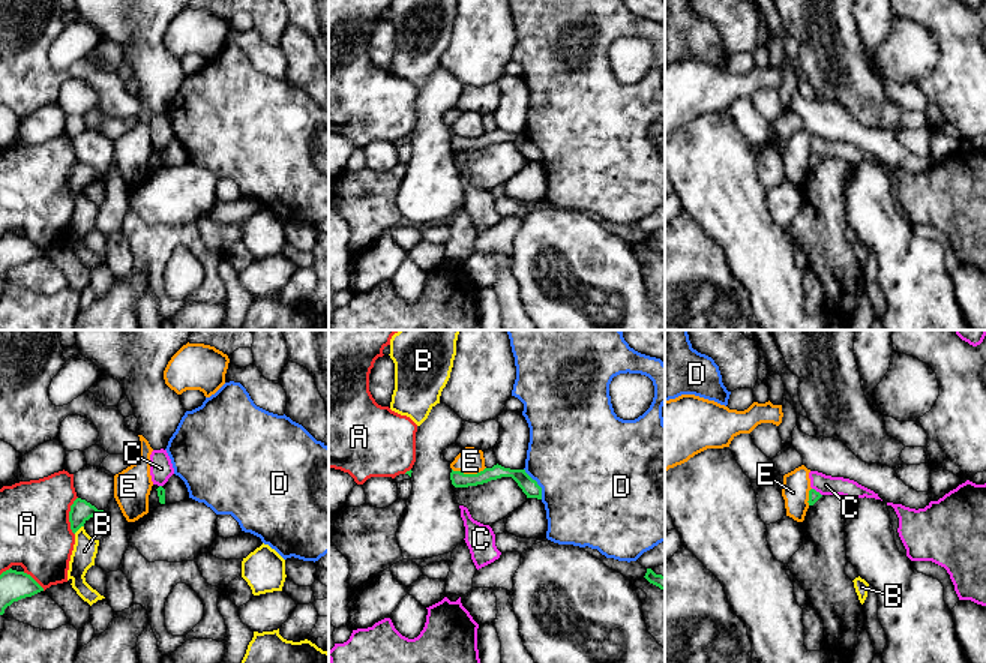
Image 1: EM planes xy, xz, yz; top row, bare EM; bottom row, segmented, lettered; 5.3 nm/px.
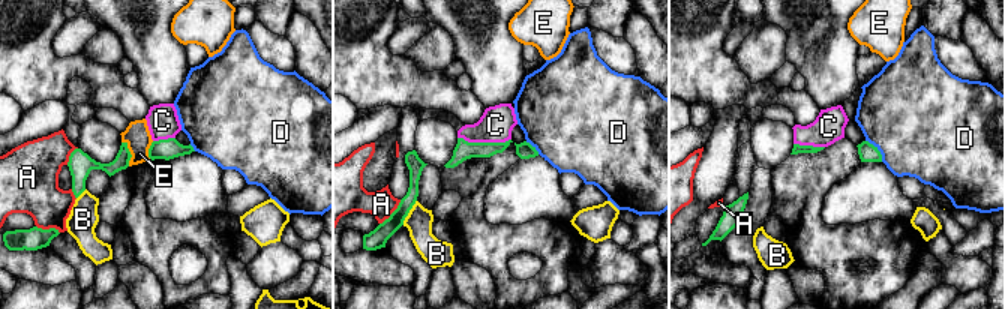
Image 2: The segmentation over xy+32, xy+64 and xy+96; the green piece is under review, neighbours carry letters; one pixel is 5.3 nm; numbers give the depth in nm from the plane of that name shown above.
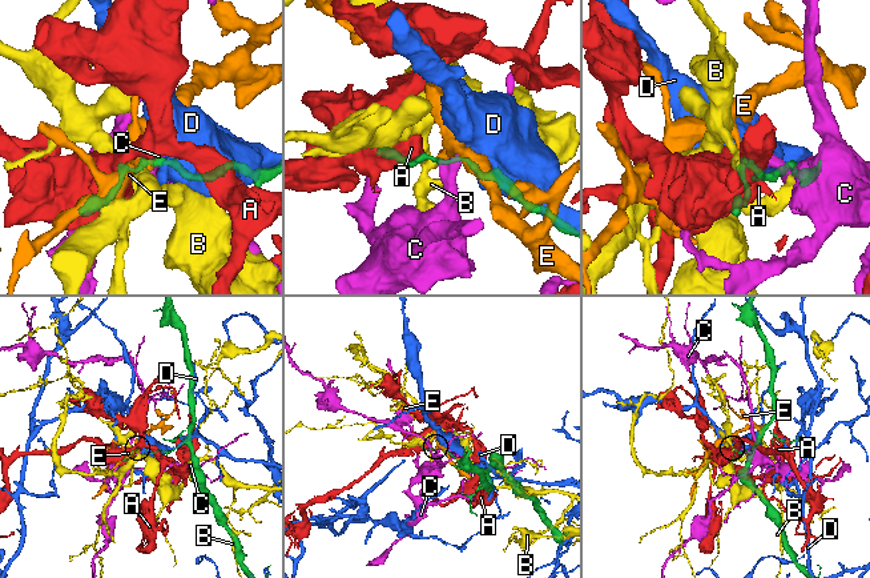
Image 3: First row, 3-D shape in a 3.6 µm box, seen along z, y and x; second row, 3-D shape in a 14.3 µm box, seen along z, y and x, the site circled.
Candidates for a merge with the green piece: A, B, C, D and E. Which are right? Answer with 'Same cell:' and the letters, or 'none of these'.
Same cell: none of these

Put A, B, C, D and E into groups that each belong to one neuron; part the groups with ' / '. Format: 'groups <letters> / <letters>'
groups A / B / C / D / E

